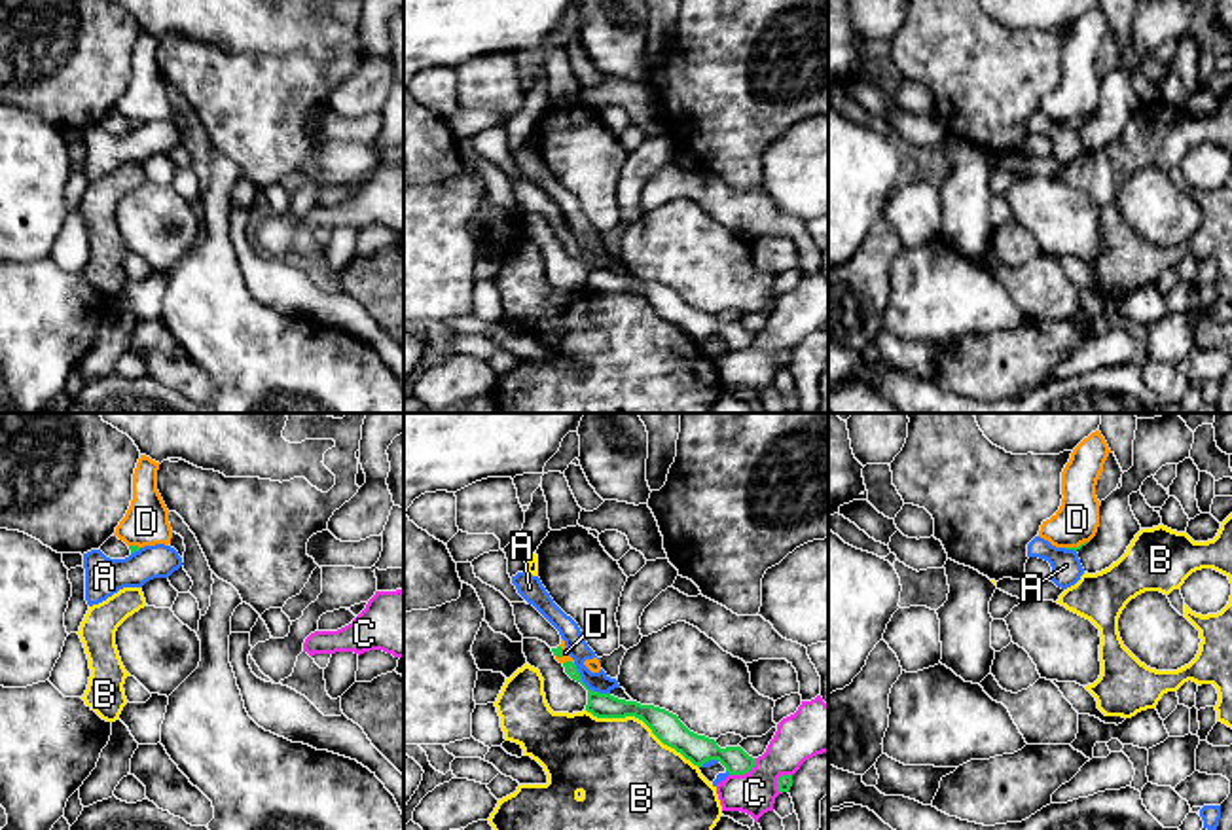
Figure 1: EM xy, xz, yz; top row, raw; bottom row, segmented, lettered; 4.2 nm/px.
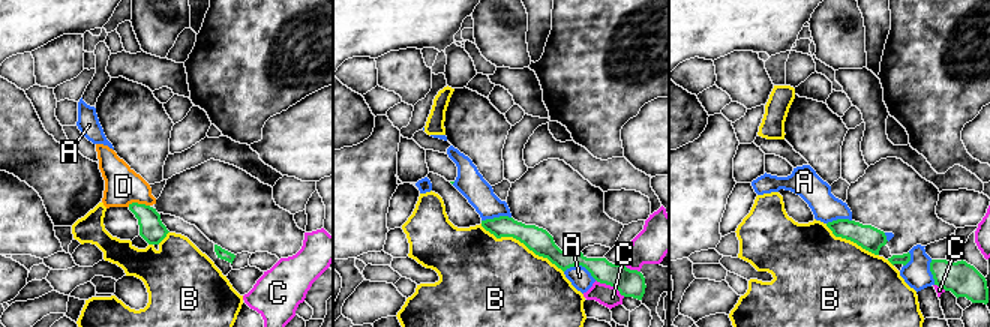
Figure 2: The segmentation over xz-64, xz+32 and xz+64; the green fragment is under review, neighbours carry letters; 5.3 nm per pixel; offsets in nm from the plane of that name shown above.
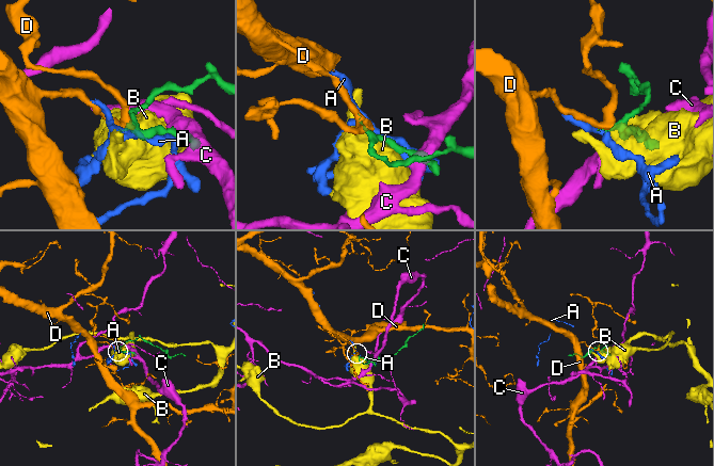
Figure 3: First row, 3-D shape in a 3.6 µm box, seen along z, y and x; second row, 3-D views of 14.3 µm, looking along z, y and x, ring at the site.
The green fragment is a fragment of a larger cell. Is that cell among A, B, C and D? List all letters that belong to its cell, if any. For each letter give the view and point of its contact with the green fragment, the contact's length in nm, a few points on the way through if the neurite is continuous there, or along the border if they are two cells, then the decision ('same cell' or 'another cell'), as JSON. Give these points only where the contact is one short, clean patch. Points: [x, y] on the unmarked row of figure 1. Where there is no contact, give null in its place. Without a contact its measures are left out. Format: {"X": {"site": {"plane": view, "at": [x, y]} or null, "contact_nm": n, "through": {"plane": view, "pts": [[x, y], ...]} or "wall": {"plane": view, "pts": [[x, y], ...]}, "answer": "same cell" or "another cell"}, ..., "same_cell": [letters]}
{"A": {"site": {"plane": "xz", "at": [586, 262]}, "contact_nm": 200, "answer": "another cell"}, "B": {"site": {"plane": "xz", "at": [643, 296]}, "contact_nm": 550, "answer": "another cell"}, "C": {"site": {"plane": "xz", "at": [745, 347]}, "contact_nm": 140, "wall": {"plane": "xz", "pts": [[757, 334], [747, 347], [730, 351]]}, "answer": "another cell"}, "D": {"site": {"plane": "yz", "at": [1075, 124]}, "contact_nm": 100, "wall": {"plane": "yz", "pts": [[1087, 116], [1066, 124]]}, "answer": "another cell"}, "same_cell": []}

